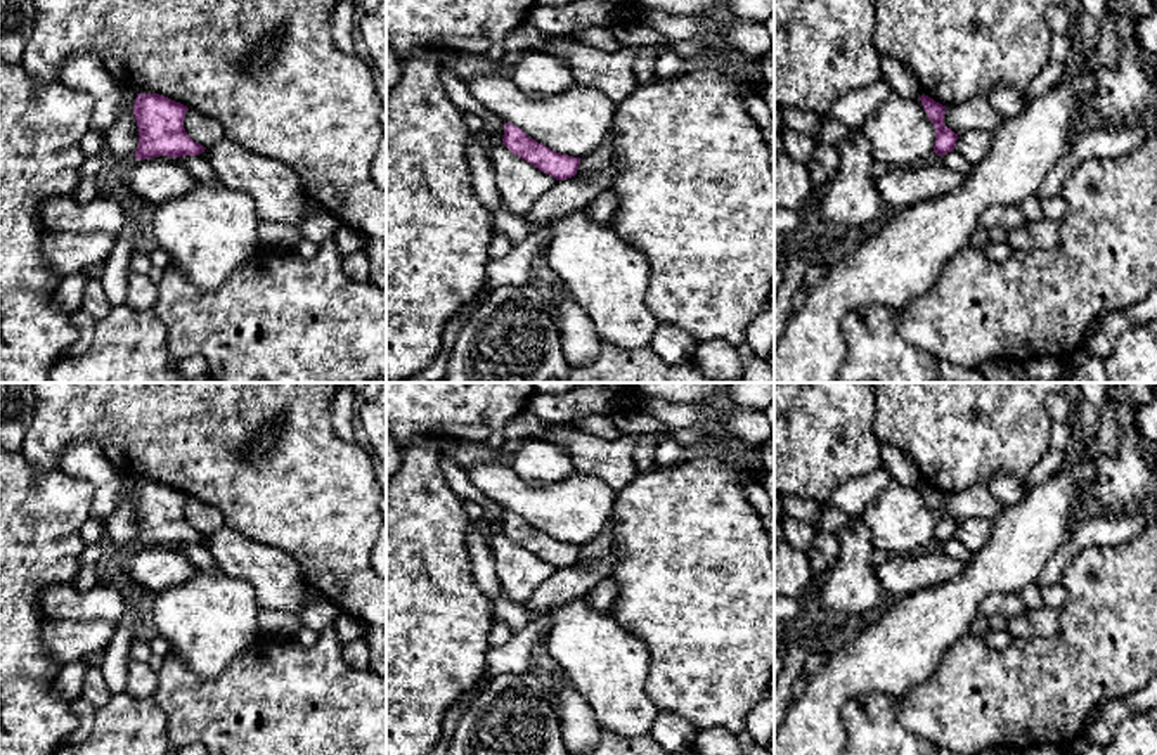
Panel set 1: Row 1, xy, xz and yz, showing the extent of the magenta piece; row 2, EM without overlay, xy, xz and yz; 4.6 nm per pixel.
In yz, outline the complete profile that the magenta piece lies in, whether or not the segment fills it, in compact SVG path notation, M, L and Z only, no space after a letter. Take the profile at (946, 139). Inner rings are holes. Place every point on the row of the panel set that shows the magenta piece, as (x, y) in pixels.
M925 94L920 97L920 100L921 100L921 106L923 106L928 119L935 126L934 152L939 154L939 156L944 156L944 154L954 151L956 140L958 140L958 133L954 133L951 128L947 128L944 125L946 106L935 102L934 99L930 99Z

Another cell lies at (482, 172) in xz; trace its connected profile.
M471 135L468 142L468 159L471 165L475 194L483 203L485 210L494 216L502 199L495 187L494 166L482 135Z

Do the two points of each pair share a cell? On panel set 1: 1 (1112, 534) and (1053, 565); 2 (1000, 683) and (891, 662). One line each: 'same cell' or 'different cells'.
1: same cell
2: different cells

